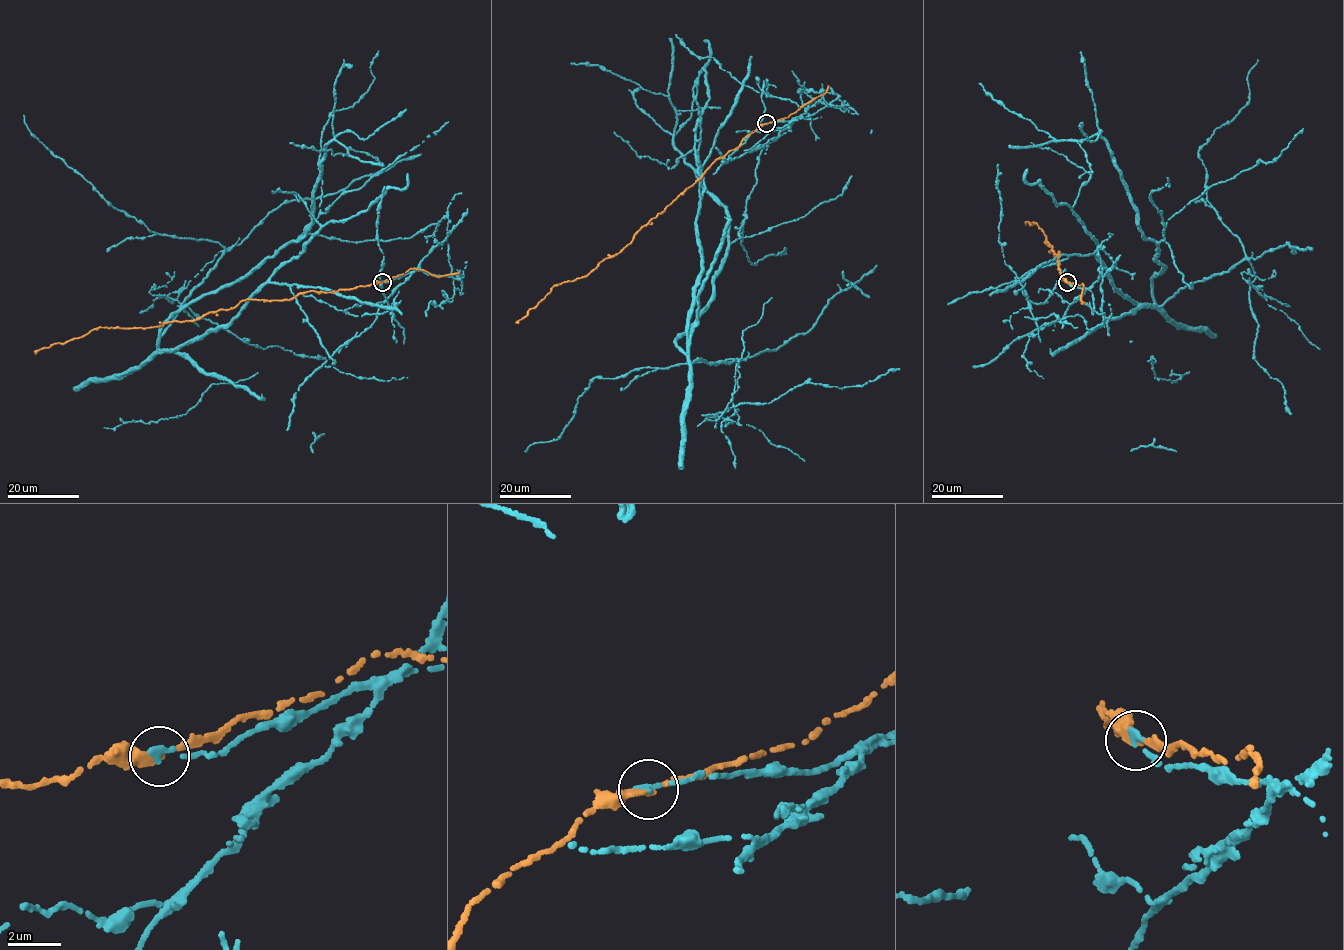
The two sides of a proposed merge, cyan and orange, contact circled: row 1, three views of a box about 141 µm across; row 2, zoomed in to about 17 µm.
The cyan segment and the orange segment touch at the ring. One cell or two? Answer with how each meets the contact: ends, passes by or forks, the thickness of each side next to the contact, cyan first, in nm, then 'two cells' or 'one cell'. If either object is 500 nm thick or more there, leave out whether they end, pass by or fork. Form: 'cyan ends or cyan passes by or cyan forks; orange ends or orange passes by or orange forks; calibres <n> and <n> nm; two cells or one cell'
cyan ends; orange passes by; calibres 280 and 190 nm; two cells

